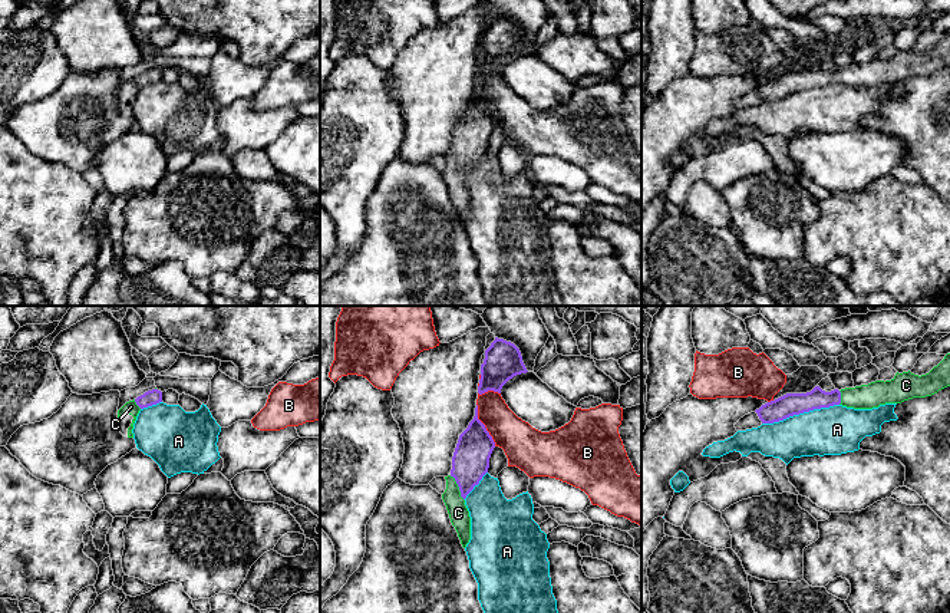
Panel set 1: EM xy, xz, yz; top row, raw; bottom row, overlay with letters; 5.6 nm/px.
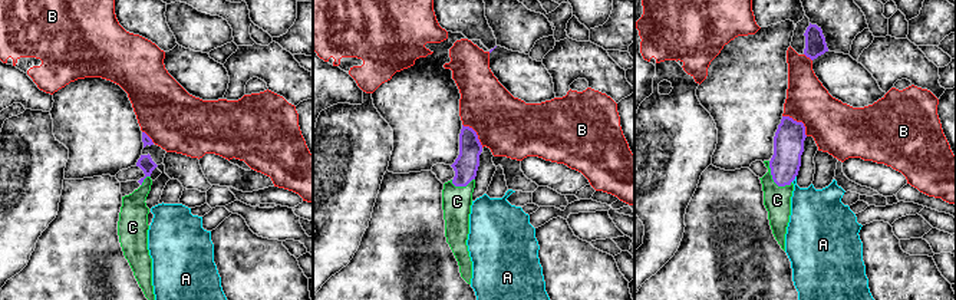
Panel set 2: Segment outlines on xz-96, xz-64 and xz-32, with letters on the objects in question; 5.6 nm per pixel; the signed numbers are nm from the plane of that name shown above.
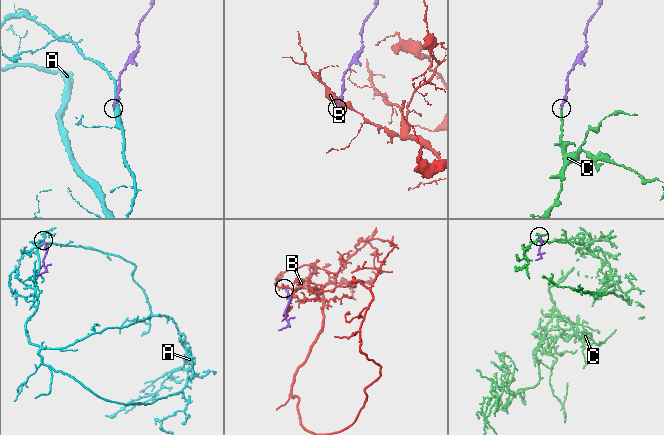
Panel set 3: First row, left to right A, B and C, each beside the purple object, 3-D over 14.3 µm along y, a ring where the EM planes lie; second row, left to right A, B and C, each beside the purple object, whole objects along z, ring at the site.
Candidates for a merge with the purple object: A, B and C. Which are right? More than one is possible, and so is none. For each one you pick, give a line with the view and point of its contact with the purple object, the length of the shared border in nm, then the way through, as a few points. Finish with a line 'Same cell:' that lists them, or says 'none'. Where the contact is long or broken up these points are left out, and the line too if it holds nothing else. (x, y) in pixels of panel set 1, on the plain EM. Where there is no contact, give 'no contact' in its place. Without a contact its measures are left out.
C: xz (458, 164) | 170 nm | across xz (471, 137), (468, 148), (458, 164), (458, 191)
Same cell: C

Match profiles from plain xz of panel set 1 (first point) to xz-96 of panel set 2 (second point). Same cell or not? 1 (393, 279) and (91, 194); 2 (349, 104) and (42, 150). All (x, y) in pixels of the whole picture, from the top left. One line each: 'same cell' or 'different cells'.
1: same cell
2: same cell

